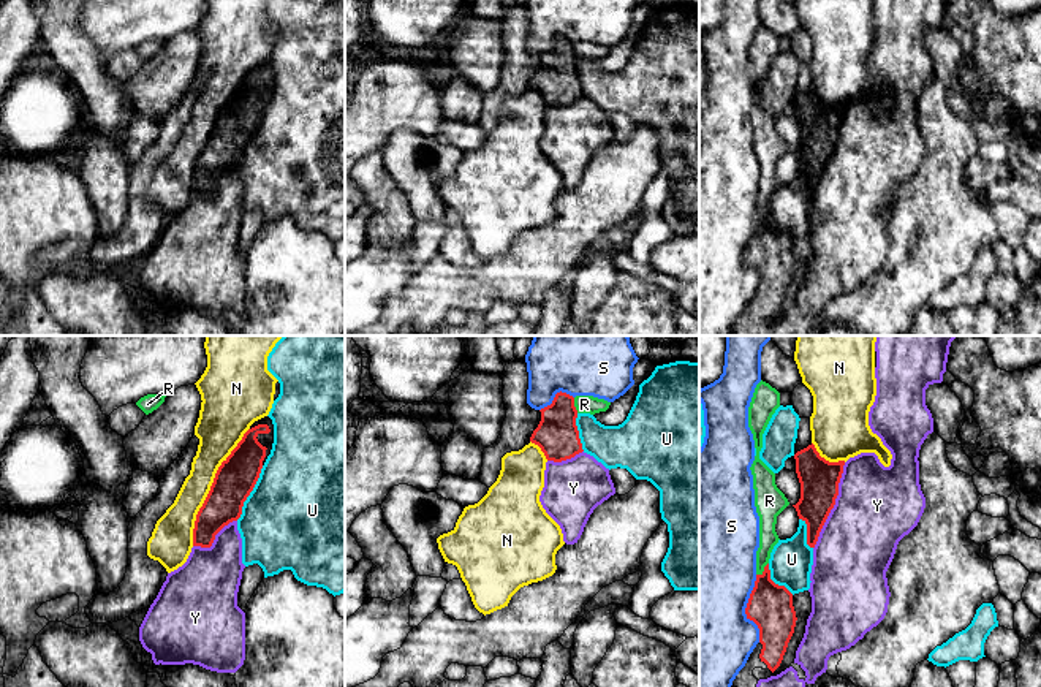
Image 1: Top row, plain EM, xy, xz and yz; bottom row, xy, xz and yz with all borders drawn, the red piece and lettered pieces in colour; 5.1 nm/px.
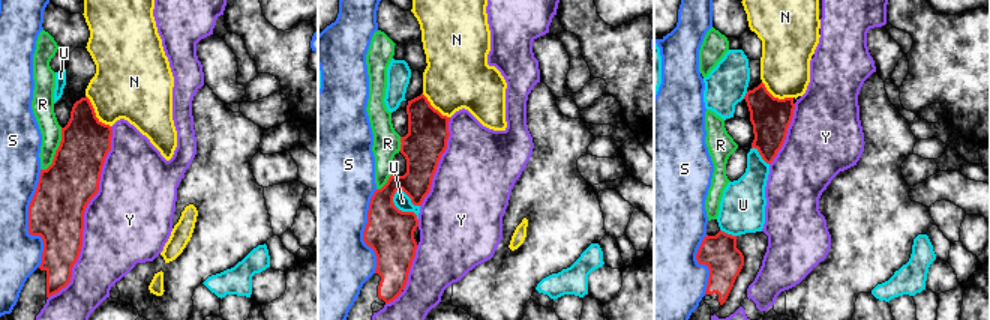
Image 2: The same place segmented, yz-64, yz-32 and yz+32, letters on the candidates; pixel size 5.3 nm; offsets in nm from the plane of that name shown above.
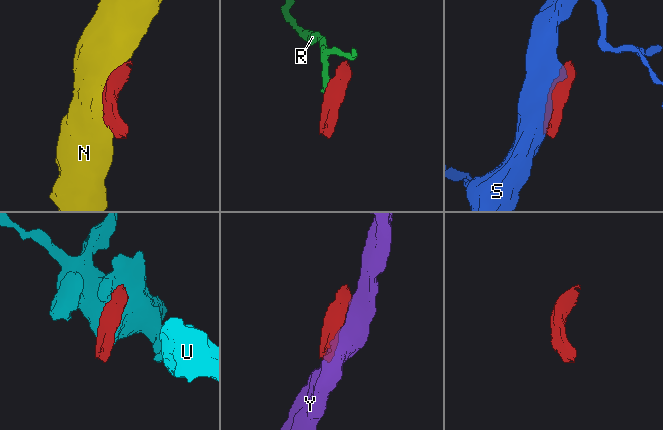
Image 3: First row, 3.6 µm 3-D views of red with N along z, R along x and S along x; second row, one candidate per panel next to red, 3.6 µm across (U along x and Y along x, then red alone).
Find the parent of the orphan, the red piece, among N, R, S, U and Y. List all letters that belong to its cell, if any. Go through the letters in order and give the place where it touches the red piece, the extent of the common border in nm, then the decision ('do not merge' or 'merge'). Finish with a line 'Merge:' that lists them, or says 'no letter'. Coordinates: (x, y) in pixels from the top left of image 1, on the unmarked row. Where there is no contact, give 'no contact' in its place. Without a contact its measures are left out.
N: meets red in xy at (211, 132); contact 650 nm long; do not merge
R: meets red in yz at (764, 216); contact 90 nm long; do not merge
S: meets red in yz at (745, 254); contact 340 nm long; do not merge
U: meets red in xy at (250, 136); contact 320 nm long; do not merge
Y: meets red in yz at (834, 149); contact 460 nm long; merge
Merge: Y

